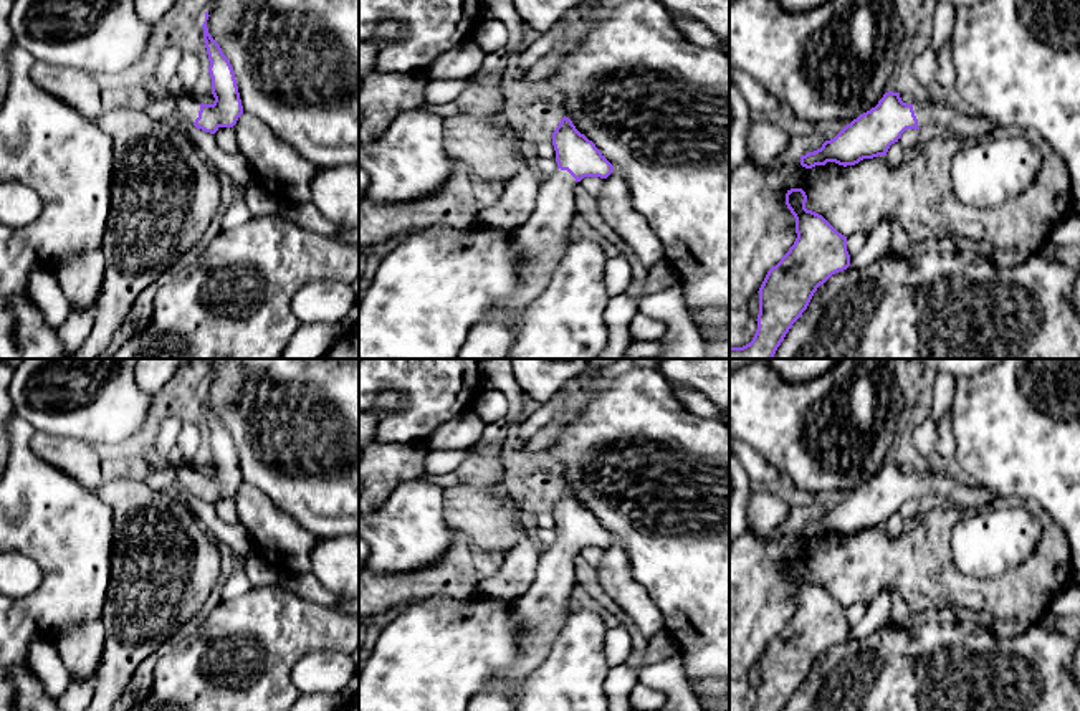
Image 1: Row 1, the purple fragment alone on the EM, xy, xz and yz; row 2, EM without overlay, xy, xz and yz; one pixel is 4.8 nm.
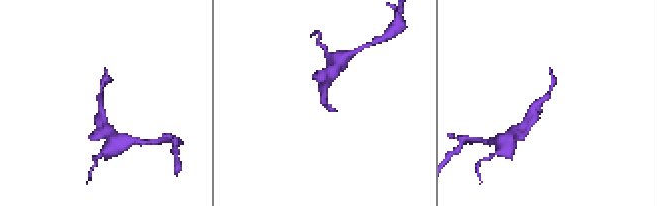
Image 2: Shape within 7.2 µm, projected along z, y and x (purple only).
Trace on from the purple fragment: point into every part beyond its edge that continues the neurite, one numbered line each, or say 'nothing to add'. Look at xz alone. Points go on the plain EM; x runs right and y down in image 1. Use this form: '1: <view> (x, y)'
1: xz (541, 609)

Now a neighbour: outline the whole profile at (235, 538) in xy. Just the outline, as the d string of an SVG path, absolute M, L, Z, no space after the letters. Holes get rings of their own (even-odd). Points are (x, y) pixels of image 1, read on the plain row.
M177 478L174 480L170 491L190 508L190 511L200 519L202 526L215 536L220 546L241 557L253 551L253 539L241 523L228 524L222 521L217 514L215 504L197 499Z

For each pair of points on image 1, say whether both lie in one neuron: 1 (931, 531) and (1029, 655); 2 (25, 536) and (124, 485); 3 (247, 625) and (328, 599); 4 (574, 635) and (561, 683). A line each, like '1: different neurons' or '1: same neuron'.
1: different neurons
2: different neurons
3: different neurons
4: same neuron

